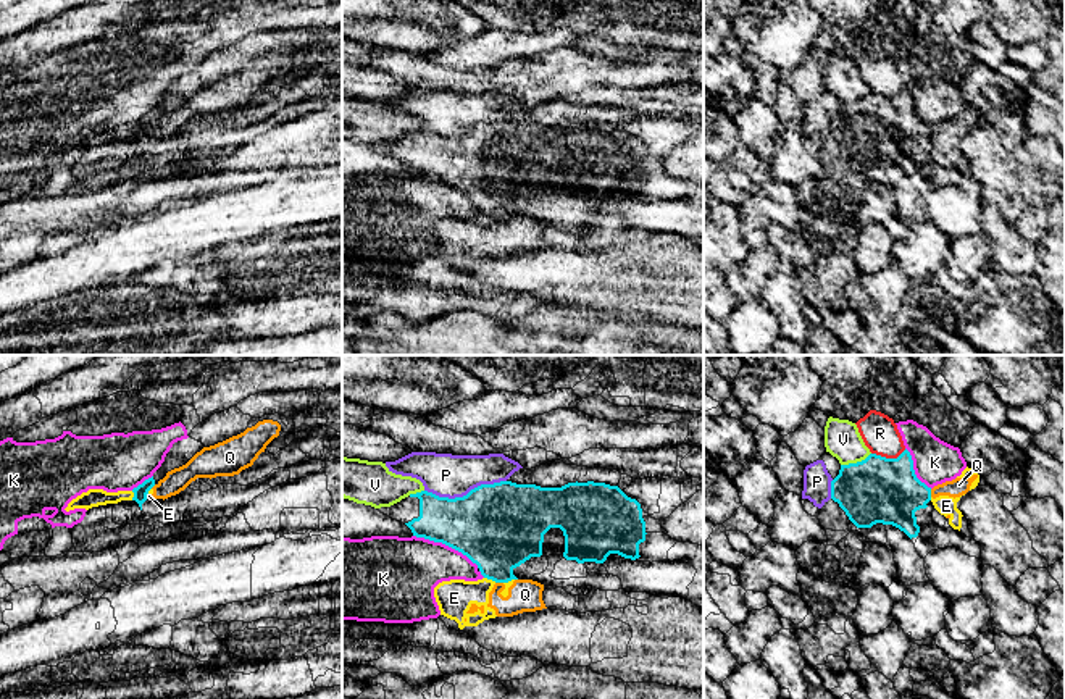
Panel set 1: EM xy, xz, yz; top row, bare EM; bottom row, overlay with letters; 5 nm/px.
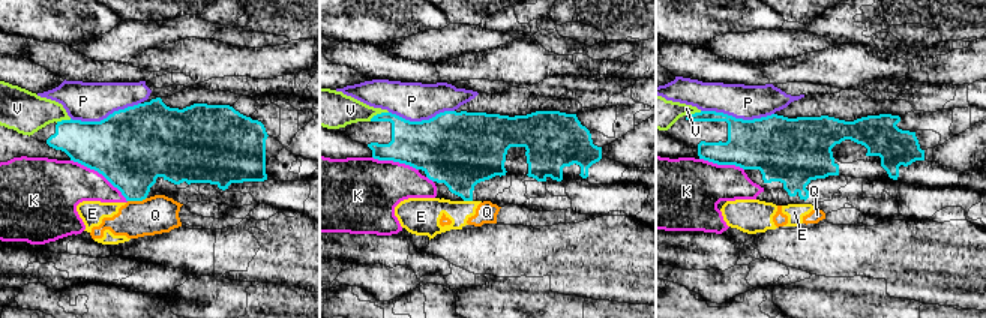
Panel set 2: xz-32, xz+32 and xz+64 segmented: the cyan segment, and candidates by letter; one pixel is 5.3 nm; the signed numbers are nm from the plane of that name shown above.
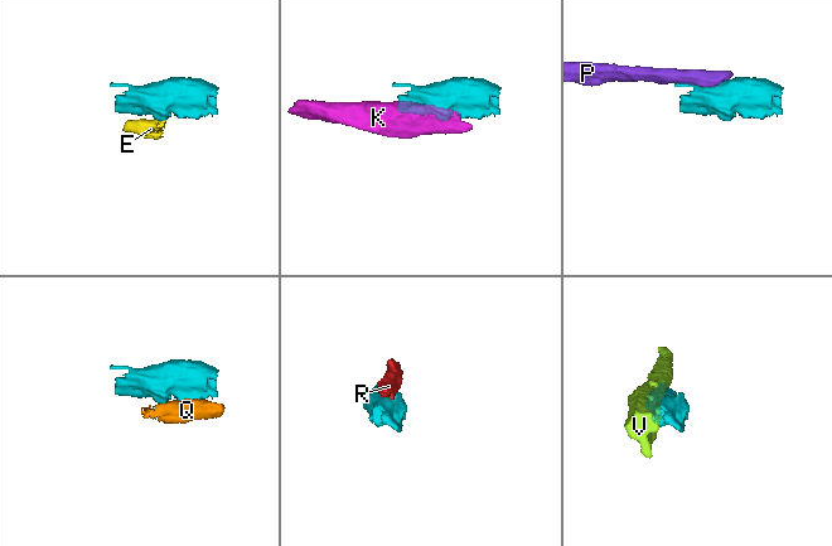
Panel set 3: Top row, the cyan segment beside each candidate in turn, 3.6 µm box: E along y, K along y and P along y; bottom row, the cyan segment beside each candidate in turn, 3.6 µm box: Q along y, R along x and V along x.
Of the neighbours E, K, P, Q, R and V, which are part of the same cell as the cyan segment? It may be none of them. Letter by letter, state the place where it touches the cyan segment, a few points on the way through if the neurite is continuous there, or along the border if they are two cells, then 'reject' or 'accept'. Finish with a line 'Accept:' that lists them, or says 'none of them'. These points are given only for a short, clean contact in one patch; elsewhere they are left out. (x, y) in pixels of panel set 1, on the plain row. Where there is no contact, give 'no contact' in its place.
E: xz (491, 217) | along xz (484, 215), (496, 220) | reject
K: xz (446, 183) | reject
P: xz (467, 133) | reject
Q: xz (499, 220) | reject
R: yz (888, 97) | along yz (906, 87), (896, 96), (872, 92) | reject
V: yz (857, 100) | reject
Accept: none of them

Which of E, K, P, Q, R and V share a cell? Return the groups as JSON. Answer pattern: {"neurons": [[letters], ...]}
{"neurons": [["E", "Q"], ["K"], ["P"], ["R"], ["V"]]}

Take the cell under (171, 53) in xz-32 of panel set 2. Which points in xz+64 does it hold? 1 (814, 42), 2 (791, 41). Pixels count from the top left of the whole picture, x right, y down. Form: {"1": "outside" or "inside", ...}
{"1": "outside", "2": "outside"}

